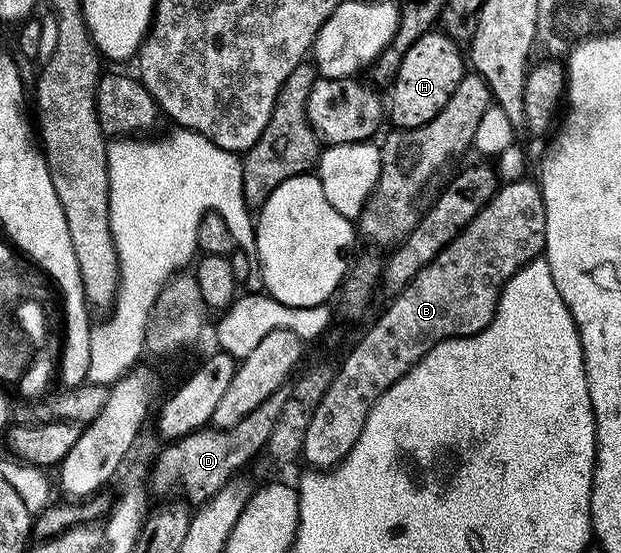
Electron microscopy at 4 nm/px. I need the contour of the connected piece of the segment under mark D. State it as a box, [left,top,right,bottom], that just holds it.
[152,388,288,504]

